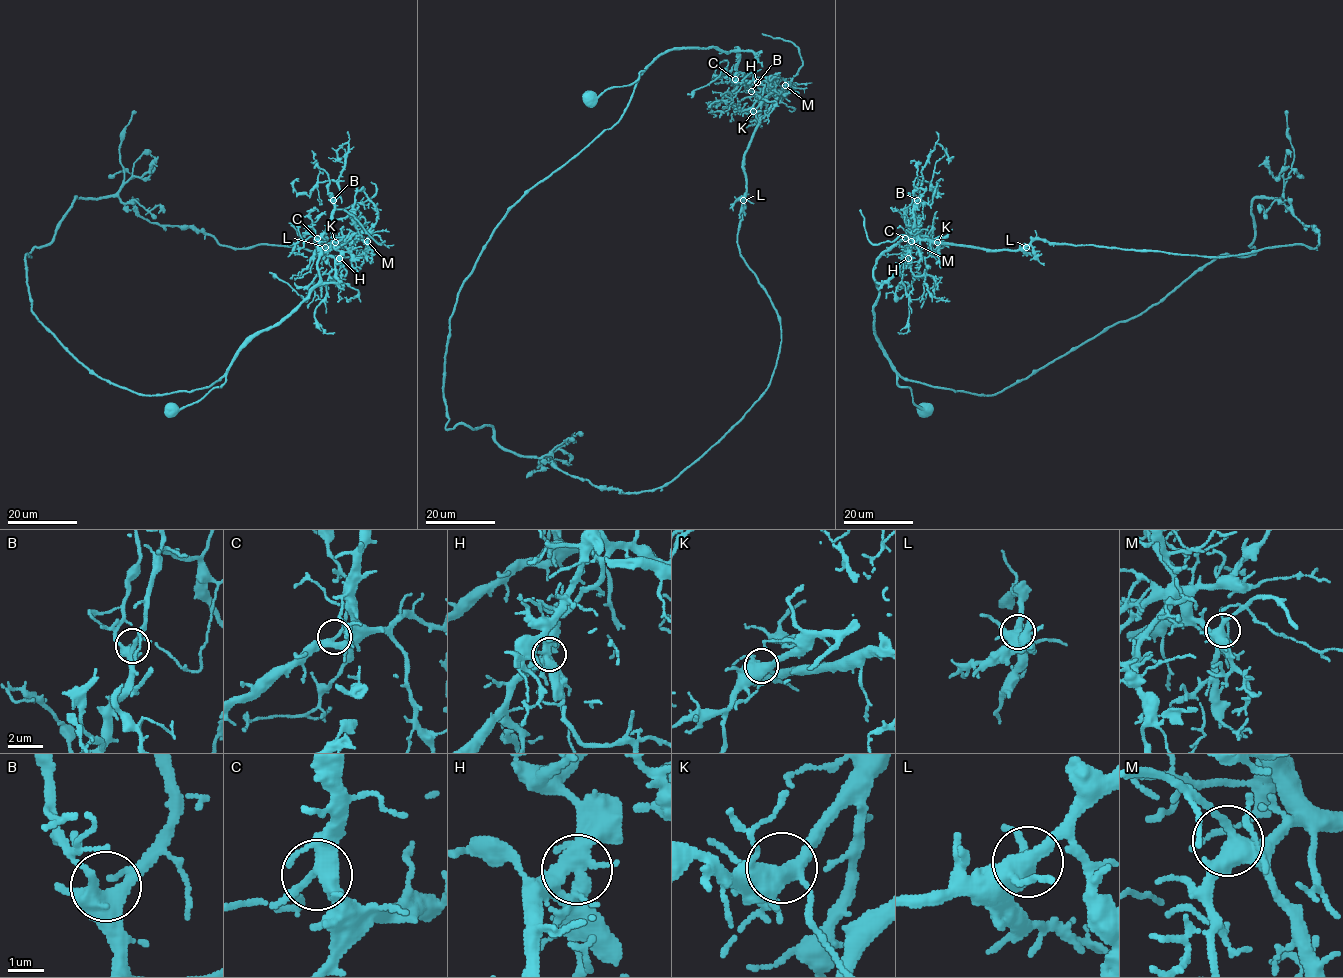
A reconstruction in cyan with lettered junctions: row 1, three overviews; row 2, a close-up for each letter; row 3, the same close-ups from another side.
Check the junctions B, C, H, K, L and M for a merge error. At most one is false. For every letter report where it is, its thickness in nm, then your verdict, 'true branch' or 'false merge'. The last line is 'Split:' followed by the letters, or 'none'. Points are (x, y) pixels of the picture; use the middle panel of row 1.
B: (751, 91) | 420 nm | true branch
C: (735, 79) | 360 nm | true branch
H: (757, 82) | 440 nm | false merge
K: (753, 111) | 440 nm | true branch
L: (743, 200) | 460 nm | true branch
M: (785, 85) | 440 nm | true branch
Split: H

